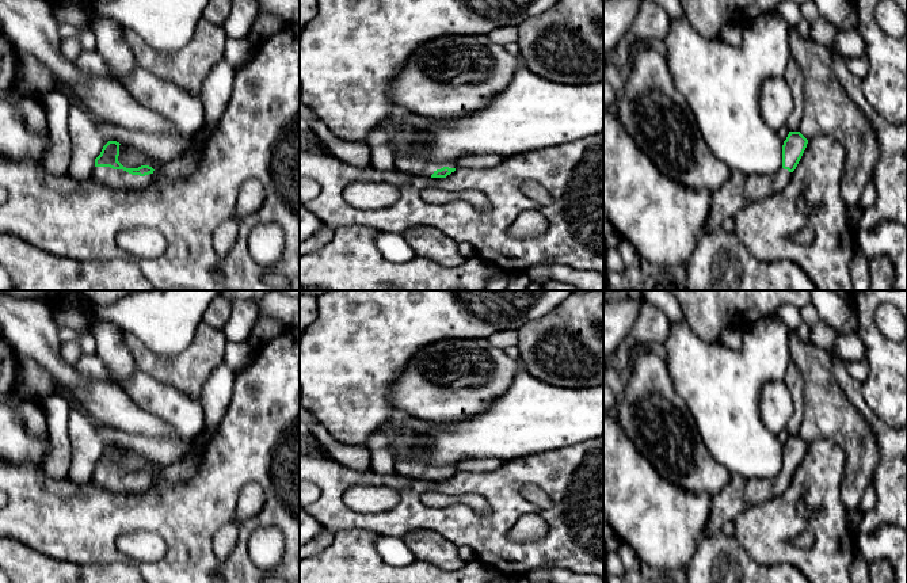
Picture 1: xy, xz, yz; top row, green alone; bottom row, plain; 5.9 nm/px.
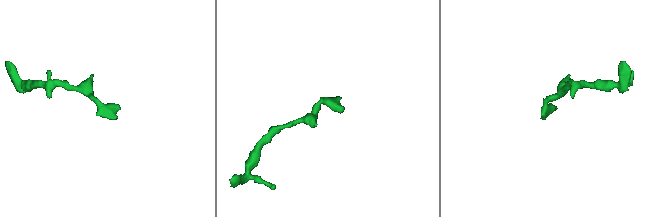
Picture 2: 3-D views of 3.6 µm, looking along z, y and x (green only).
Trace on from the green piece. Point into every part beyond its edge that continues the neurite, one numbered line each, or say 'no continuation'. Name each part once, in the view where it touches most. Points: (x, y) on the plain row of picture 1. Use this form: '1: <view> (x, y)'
1: xy (114, 481)

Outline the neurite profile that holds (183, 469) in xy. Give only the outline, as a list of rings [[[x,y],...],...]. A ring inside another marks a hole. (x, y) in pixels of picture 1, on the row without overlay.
[[[220,424],[209,428],[194,439],[193,449],[180,460],[165,466],[163,470],[153,475],[153,480],[164,484],[182,484],[188,481],[198,470],[199,462],[205,454],[205,449],[213,437],[218,433]]]

